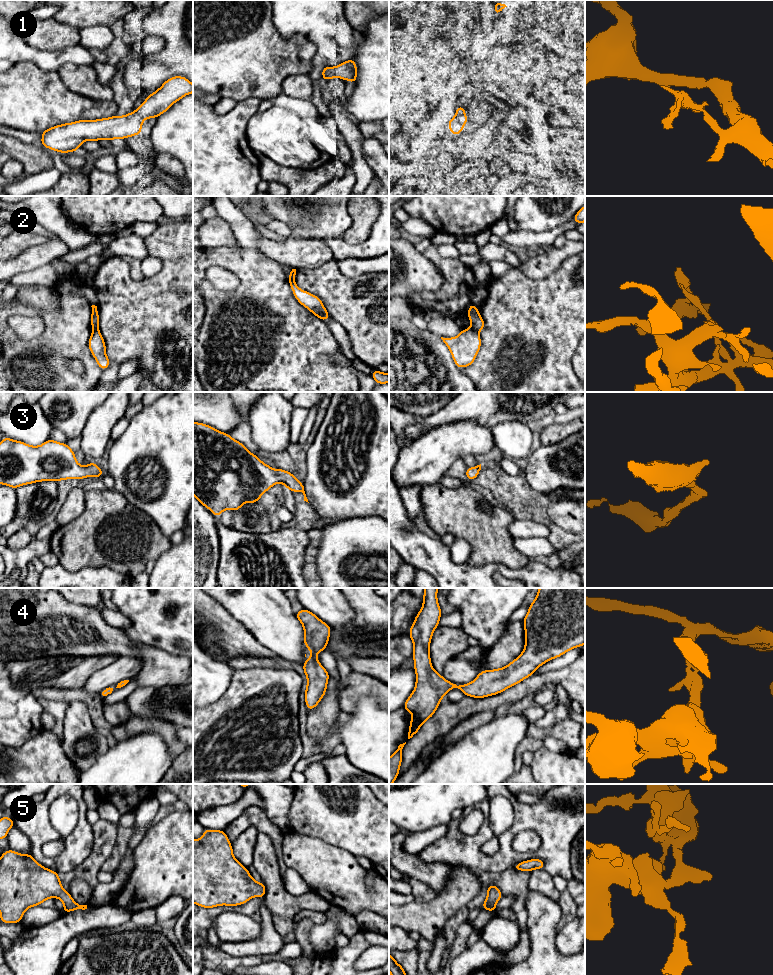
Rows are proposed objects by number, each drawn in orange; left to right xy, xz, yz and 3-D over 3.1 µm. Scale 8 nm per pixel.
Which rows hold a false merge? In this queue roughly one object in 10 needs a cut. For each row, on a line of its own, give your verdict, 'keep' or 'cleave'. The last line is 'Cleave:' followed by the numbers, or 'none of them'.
1: keep
2: cleave
3: keep
4: keep
5: keep
Cleave: 2

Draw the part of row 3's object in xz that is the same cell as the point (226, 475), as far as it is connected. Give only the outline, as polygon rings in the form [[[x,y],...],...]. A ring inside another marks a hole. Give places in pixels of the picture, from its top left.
[[[193,422],[193,495],[215,517],[224,510],[238,511],[245,502],[258,502],[277,483],[284,484],[292,492],[302,492],[304,501],[308,502],[303,482],[297,480],[294,474],[271,468],[229,434],[207,424]]]

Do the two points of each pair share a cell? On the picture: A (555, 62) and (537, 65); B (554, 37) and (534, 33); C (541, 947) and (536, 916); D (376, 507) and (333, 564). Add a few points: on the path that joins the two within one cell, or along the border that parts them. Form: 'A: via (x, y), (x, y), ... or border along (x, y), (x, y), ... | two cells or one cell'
A: border along (545, 53), (549, 76) | two cells
B: via (549, 37), (539, 36) | one cell
C: via (541, 939), (541, 924) | one cell
D: border along (378, 515), (356, 515), (350, 517) | two cells

